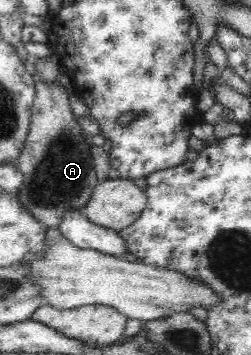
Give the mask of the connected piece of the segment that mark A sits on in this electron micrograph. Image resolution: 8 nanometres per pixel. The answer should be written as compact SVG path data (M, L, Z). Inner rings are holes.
M37 76L34 77L34 99L31 105L30 131L16 163L18 170L23 175L23 184L16 198L25 210L48 228L59 225L60 217L68 209L72 209L72 207L84 208L100 181L94 171L94 162L90 151L92 145L87 142L87 137L83 136L79 117L76 117L71 110L69 95L66 93L65 88L56 80L44 82Z

